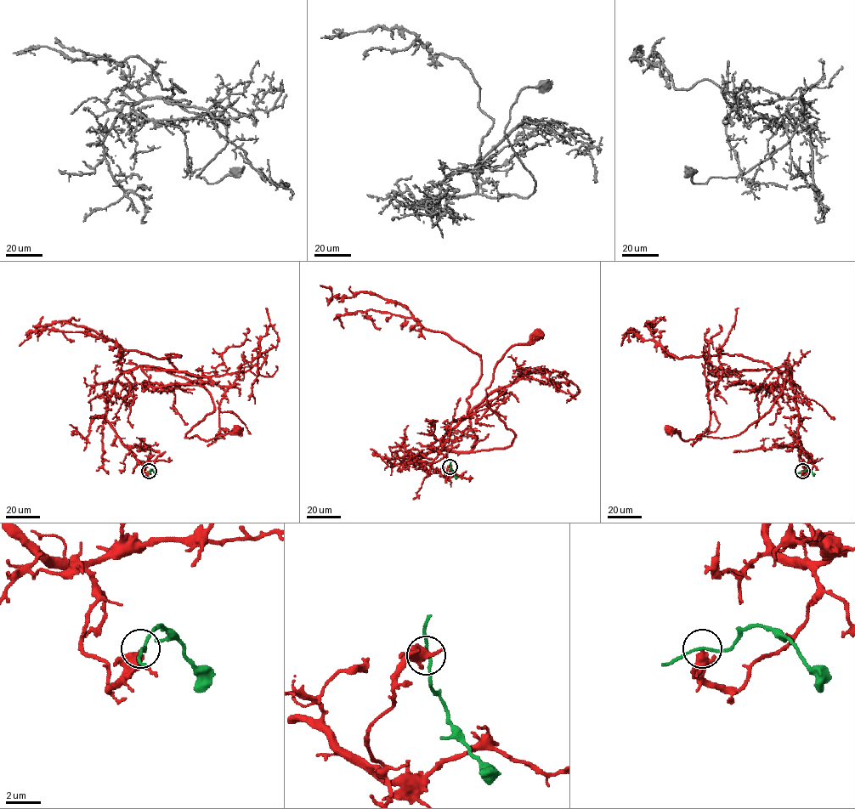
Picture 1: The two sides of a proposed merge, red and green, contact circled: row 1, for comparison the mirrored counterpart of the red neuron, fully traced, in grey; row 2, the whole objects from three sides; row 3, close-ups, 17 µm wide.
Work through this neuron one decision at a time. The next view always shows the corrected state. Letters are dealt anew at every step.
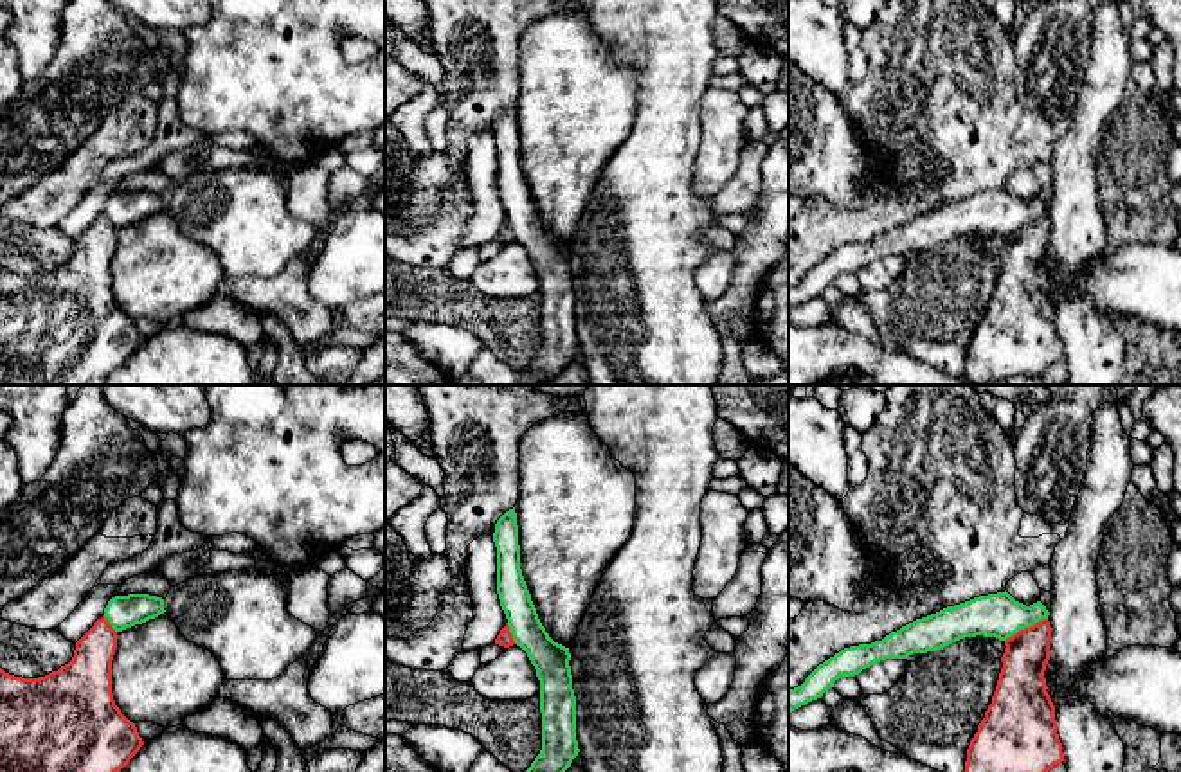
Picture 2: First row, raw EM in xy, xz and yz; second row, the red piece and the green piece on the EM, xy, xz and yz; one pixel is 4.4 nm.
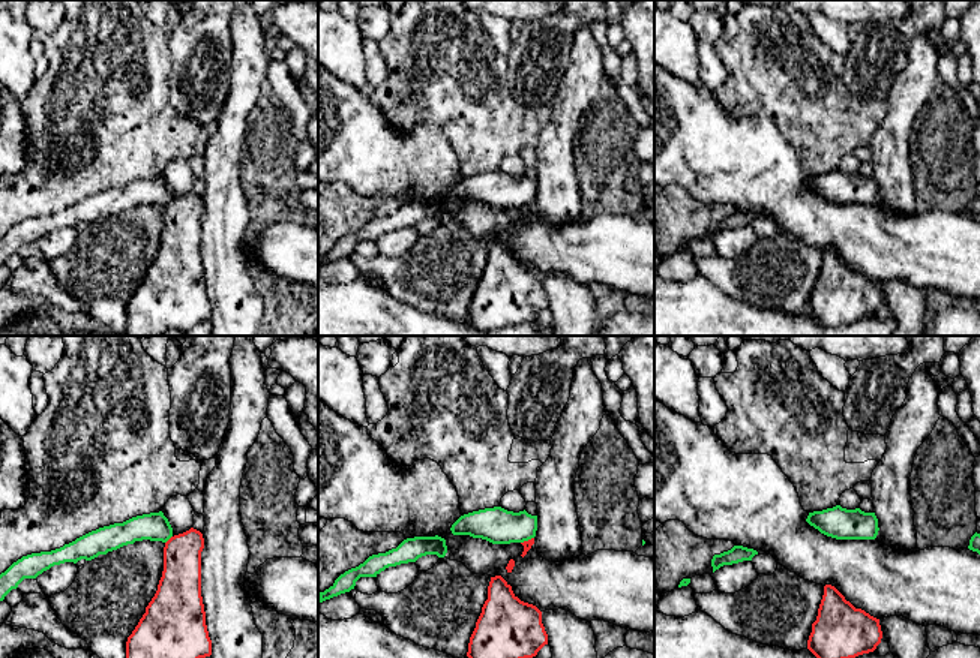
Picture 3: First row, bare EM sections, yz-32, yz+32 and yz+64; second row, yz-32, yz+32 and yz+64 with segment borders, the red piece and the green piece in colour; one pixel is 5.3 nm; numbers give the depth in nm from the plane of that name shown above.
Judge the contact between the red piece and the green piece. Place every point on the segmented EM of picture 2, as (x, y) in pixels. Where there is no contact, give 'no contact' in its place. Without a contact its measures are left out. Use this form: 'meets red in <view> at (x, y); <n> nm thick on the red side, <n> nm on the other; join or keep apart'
meets red in yz at (1025, 628); 220 nm thick on the red side, 200 nm on the other; keep apart

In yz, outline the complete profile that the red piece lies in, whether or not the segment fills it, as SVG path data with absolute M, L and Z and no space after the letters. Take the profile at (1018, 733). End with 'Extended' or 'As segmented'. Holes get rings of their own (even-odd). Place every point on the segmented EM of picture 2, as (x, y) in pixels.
M1048 619L1005 641L999 680L967 749L965 772L1048 772L1064 761L1044 678L1050 641Z. As segmented

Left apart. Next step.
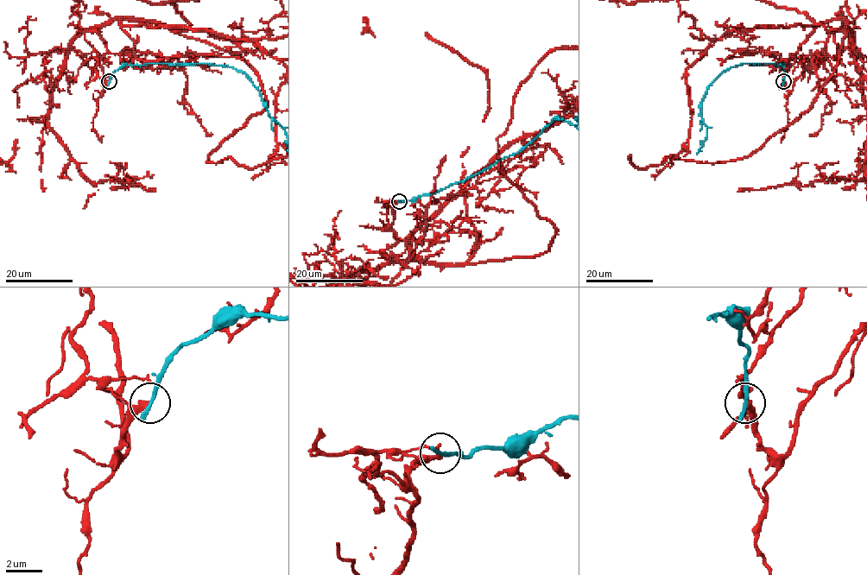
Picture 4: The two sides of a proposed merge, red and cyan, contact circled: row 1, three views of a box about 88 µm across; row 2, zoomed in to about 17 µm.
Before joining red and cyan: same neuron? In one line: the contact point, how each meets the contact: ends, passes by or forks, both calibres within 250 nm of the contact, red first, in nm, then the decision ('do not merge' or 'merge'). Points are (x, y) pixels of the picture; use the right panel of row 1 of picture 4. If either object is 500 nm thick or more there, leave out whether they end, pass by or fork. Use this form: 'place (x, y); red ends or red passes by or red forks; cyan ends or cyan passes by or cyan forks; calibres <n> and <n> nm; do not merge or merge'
place (783, 81); red ends; cyan ends; calibres 300 and 280 nm; do not merge

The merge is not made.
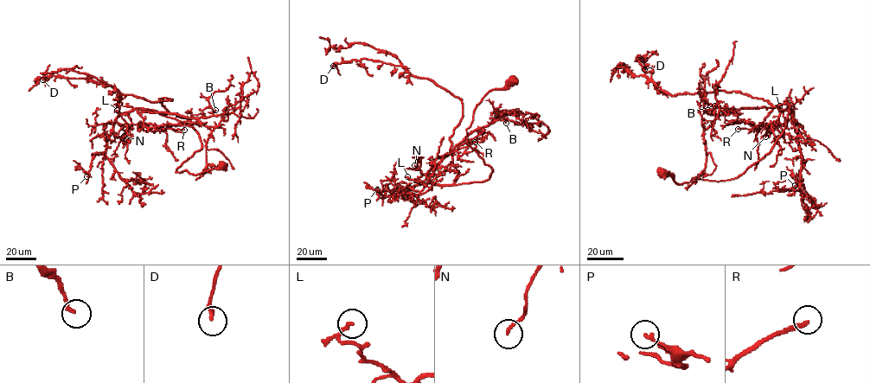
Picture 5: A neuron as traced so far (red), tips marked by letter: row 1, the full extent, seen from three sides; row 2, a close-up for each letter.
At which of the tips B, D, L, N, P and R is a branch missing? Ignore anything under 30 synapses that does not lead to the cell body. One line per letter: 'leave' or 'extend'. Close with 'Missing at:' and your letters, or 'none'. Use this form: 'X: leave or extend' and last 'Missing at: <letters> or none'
B: leave
D: leave
L: leave
N: leave
P: leave
R: extend
Missing at: R

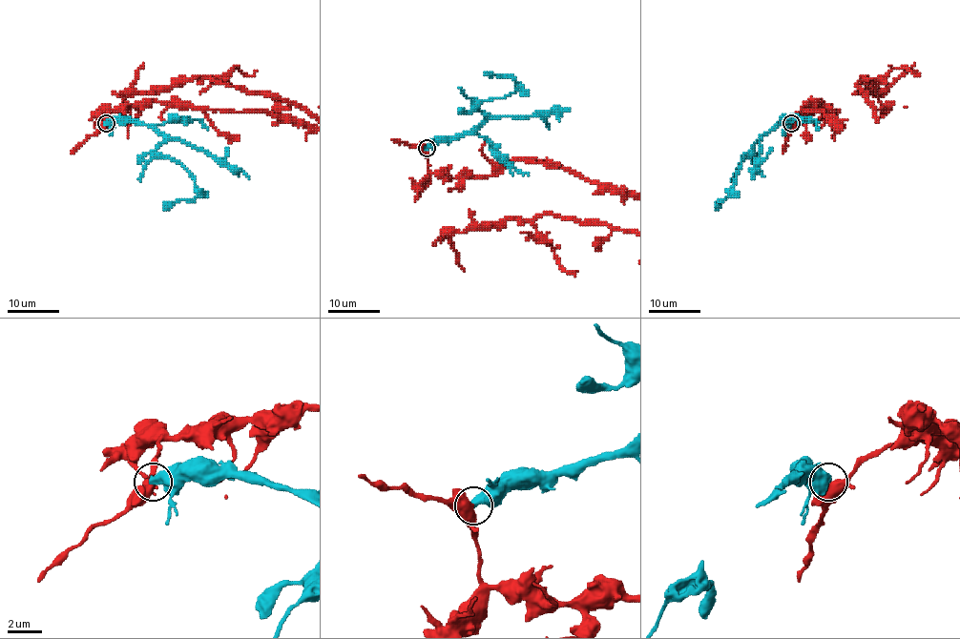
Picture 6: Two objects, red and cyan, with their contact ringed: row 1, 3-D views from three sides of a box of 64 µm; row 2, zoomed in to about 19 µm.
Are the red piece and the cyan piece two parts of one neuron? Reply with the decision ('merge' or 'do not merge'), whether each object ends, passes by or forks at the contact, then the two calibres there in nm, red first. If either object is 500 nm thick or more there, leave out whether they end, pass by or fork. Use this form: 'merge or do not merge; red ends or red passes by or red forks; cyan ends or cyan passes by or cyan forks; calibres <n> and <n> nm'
do not merge; calibres 380 and 550 nm

